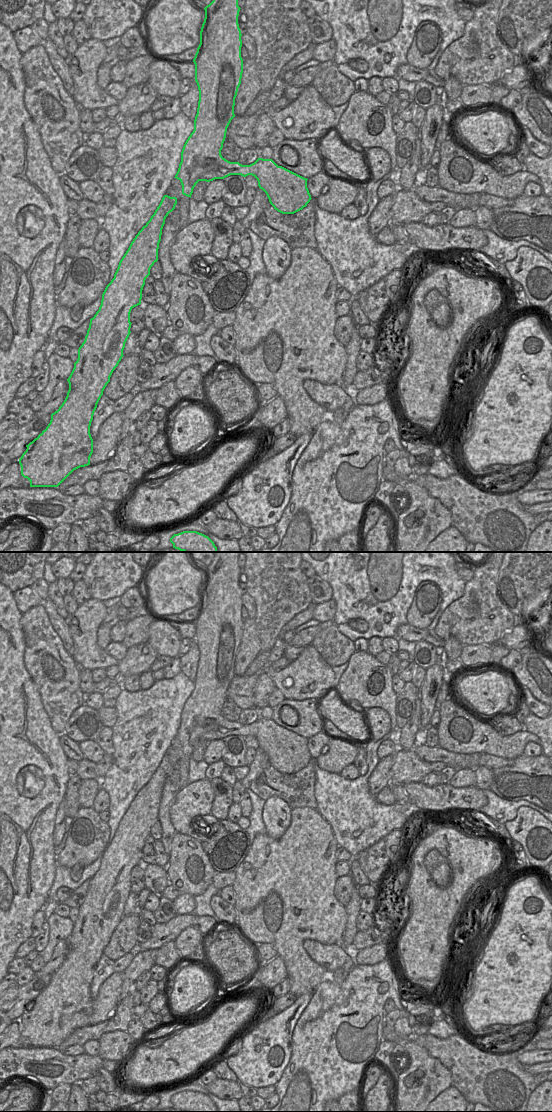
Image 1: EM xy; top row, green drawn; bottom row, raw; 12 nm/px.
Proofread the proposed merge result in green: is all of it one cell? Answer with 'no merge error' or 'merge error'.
no merge error

